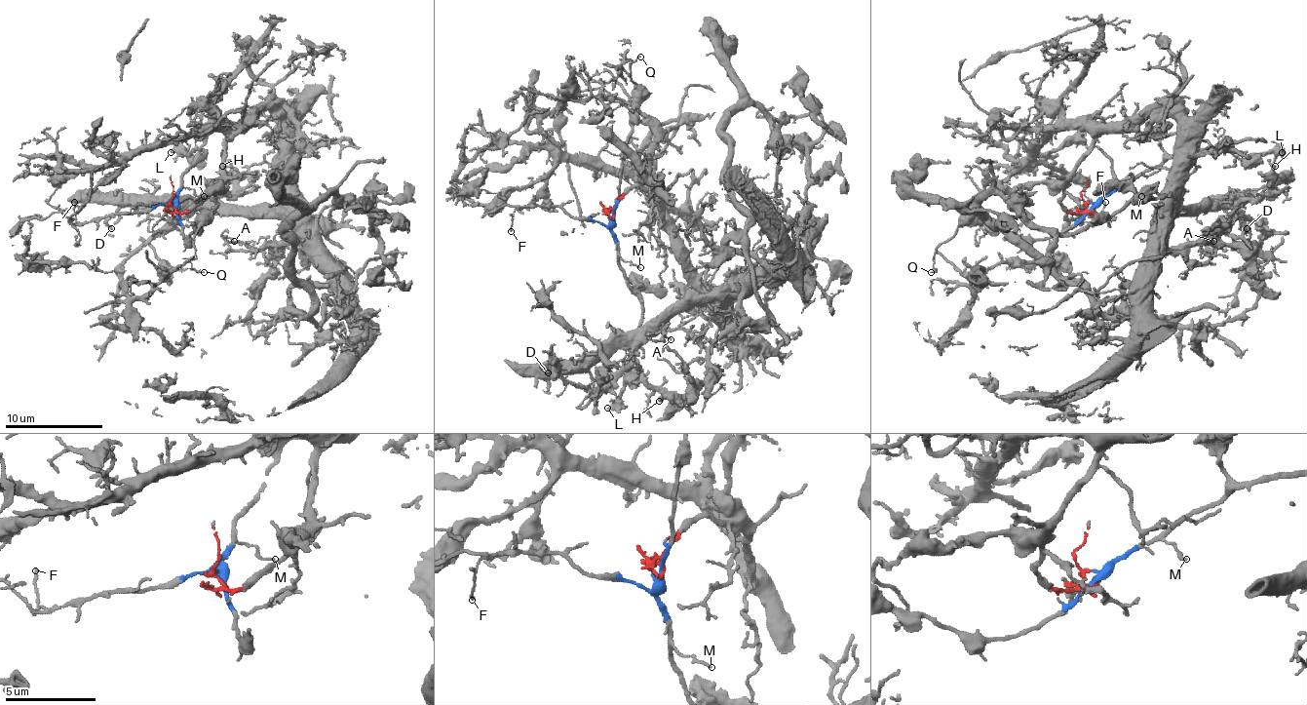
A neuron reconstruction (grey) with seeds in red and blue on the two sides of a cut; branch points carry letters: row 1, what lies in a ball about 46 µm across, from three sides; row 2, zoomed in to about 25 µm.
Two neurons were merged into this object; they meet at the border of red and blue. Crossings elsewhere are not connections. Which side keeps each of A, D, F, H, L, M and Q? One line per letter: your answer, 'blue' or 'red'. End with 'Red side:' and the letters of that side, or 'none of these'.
A: red
D: red
F: blue
H: red
L: blue
M: blue
Q: blue
Red side: A, D, H

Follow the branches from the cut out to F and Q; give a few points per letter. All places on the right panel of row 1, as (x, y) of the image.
F: (1090, 202), (1099, 202), (1088, 214), (1080, 214), (1083, 223), (1095, 216), (1104, 202)
Q: (1090, 202), (1080, 218), (1048, 238), (965, 223), (936, 251), (931, 272)

